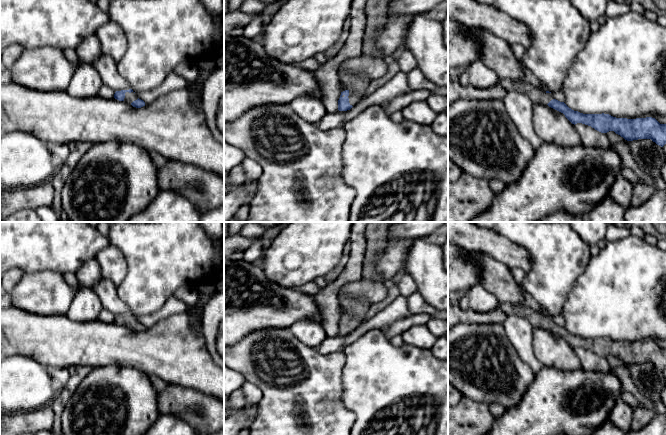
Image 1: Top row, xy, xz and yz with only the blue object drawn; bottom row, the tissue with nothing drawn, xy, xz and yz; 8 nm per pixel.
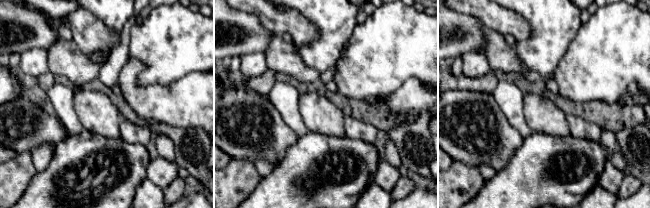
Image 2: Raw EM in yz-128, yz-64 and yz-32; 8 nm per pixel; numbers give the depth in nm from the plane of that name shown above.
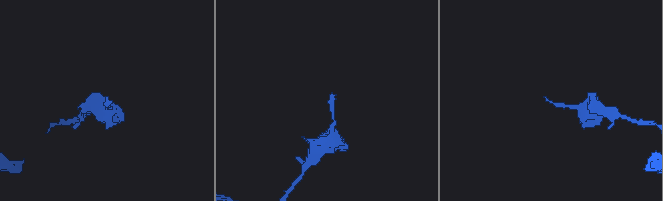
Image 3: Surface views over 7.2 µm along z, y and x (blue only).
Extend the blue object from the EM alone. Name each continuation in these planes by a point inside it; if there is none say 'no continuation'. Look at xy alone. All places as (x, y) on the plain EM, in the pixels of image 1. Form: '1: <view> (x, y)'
1: xy (129, 321)

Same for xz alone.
1: xz (357, 310)

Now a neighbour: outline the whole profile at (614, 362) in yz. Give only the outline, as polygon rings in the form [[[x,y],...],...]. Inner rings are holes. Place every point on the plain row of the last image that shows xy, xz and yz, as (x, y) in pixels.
[[[609,355],[606,357],[607,361],[611,367],[611,369],[615,369],[617,367],[629,367],[630,365],[625,364],[623,361],[621,361],[620,359],[616,358],[614,355]]]

